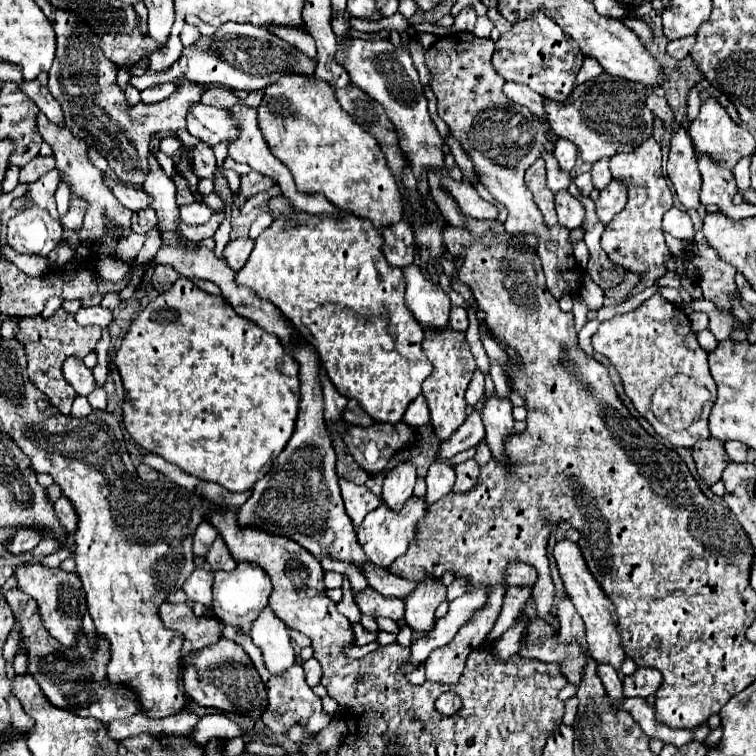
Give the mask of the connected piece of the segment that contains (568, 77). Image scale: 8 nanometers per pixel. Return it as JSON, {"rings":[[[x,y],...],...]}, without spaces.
{"rings":[[[538,12],[532,20],[516,22],[510,32],[504,32],[496,40],[492,64],[496,72],[508,82],[526,84],[544,98],[564,104],[576,86],[576,72],[582,64],[582,52],[576,48],[576,42],[572,38],[560,32],[554,20]]]}

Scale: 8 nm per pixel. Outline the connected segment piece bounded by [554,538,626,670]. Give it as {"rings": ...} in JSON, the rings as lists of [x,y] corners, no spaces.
{"rings":[[[568,538],[558,540],[556,546],[554,546],[554,558],[556,558],[560,578],[564,582],[566,594],[570,596],[572,604],[576,606],[576,612],[582,616],[582,620],[586,624],[586,638],[588,638],[590,654],[594,656],[596,662],[608,662],[610,666],[620,670],[626,656],[624,656],[624,650],[622,650],[622,644],[620,644],[620,634],[616,630],[616,610],[612,606],[610,598],[604,594],[604,590],[594,580],[594,576],[588,572],[578,544],[574,544]]]}

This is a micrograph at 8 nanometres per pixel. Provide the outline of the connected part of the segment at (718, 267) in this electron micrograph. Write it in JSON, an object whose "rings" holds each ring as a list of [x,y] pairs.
{"rings":[[[700,244],[700,246],[696,246],[696,248],[692,246],[692,248],[690,248],[690,254],[688,254],[688,260],[694,262],[694,264],[698,266],[700,274],[702,274],[702,278],[700,278],[700,288],[702,288],[702,292],[704,292],[704,298],[712,300],[720,310],[730,312],[730,310],[732,310],[732,308],[730,308],[730,296],[736,296],[736,298],[740,300],[740,296],[738,296],[738,292],[736,292],[736,284],[734,284],[734,274],[736,274],[736,270],[732,268],[732,264],[720,260],[720,256],[716,256],[716,250],[710,248],[710,246],[704,246],[704,244]]]}

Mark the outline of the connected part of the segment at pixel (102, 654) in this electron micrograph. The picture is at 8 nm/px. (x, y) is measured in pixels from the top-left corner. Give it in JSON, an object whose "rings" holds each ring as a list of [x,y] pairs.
{"rings":[[[12,588],[4,594],[4,598],[10,604],[16,622],[22,626],[20,628],[20,644],[24,644],[28,658],[30,658],[28,674],[32,674],[38,680],[38,684],[44,690],[44,696],[46,696],[46,700],[50,700],[50,704],[54,704],[62,710],[74,712],[78,716],[96,718],[100,722],[110,722],[110,720],[140,714],[140,704],[132,696],[132,692],[128,692],[124,686],[110,688],[110,684],[106,680],[106,664],[110,660],[110,652],[108,652],[108,644],[104,642],[104,638],[98,638],[96,654],[90,650],[86,636],[80,636],[78,648],[64,648],[40,624],[42,620],[38,614],[38,606],[28,594],[20,592],[18,588]]]}

